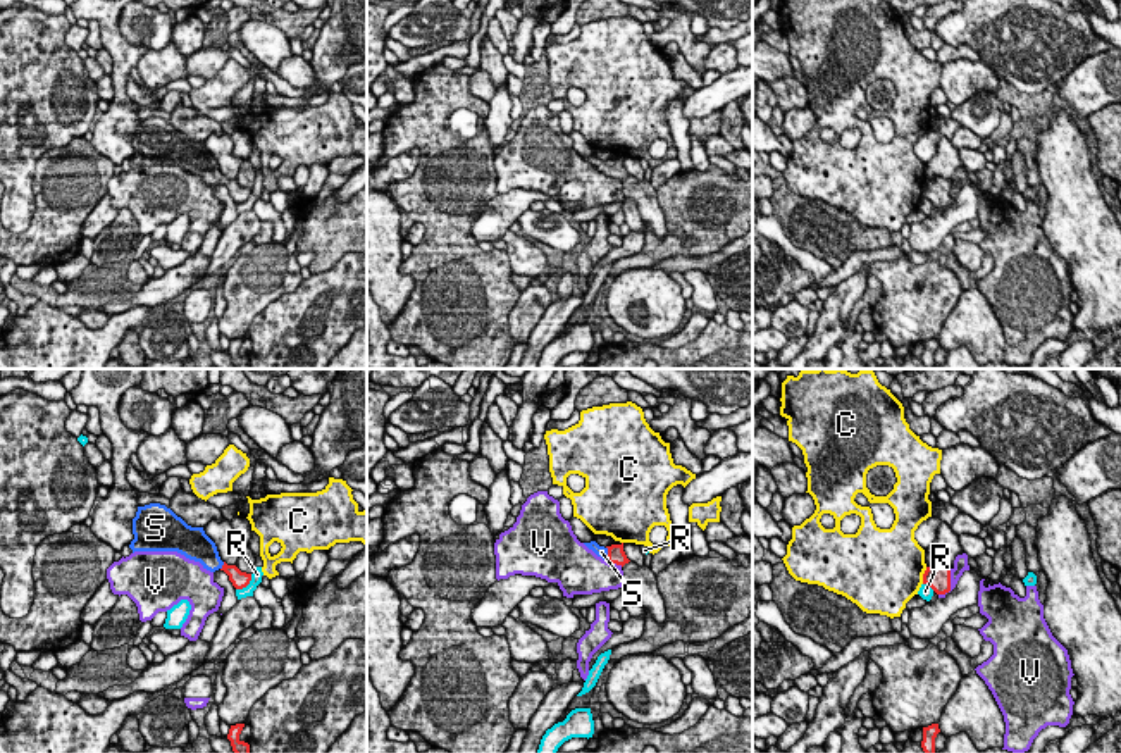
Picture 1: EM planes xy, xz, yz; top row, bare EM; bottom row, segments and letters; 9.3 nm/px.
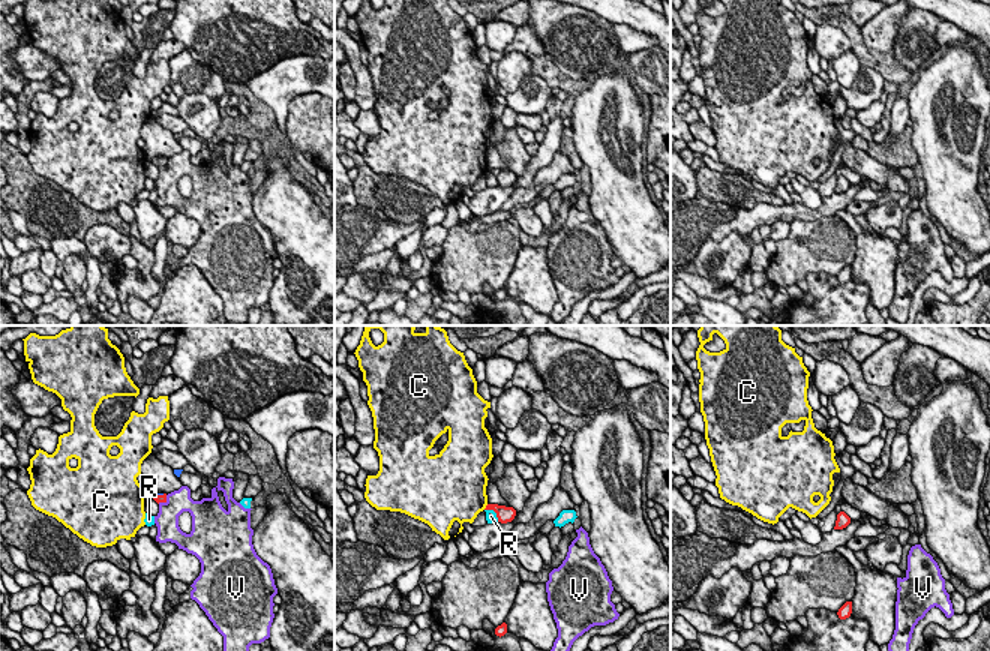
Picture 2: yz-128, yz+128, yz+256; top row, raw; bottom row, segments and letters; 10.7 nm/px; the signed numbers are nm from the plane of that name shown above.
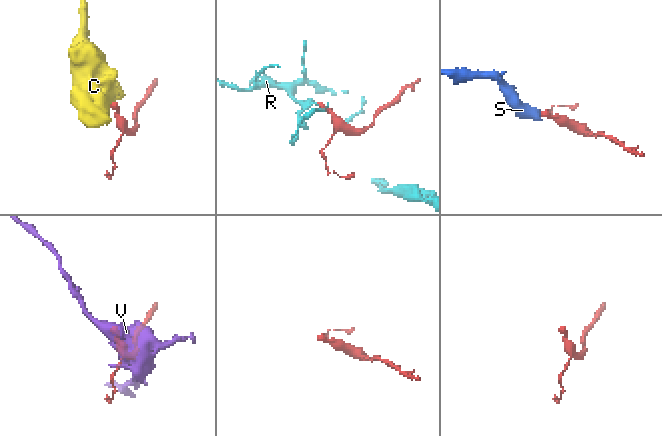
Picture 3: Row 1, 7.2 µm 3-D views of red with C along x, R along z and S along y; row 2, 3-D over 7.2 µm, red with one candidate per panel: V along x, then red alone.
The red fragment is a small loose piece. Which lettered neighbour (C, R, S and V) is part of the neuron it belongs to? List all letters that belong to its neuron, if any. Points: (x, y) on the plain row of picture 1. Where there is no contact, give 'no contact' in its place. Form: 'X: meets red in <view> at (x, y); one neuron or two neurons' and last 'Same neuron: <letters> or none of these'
C: meets red in yz at (923, 190); two neurons
R: meets red in xy at (247, 199); two neurons
S: meets red in xz at (608, 168); one neuron
V: meets red in yz at (949, 199); two neurons
Same neuron: S

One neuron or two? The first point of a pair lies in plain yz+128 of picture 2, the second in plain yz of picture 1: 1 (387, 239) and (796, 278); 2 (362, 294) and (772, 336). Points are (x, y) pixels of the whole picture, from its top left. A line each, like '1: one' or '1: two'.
1: one
2: two

